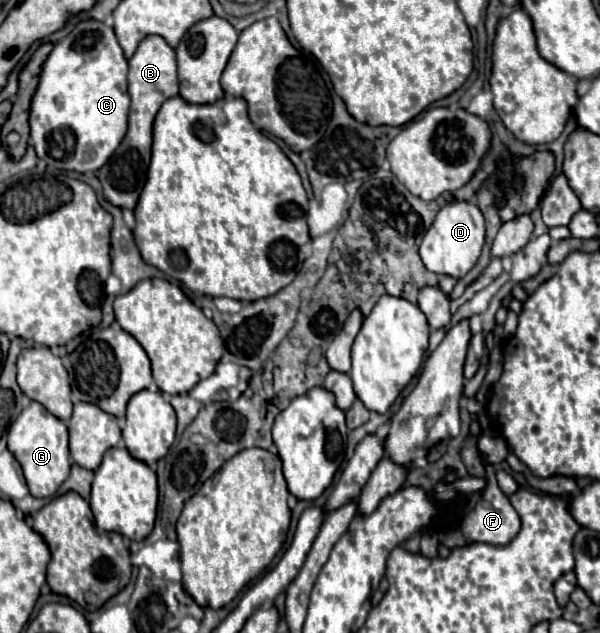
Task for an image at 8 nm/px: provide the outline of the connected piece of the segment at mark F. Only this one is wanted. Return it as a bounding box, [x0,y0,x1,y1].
[461,454,521,544]

